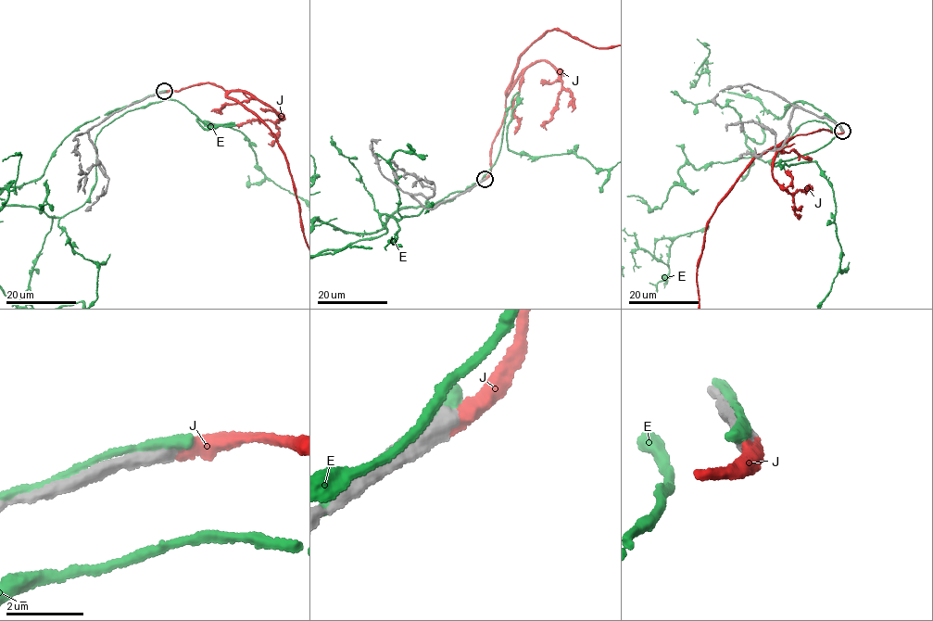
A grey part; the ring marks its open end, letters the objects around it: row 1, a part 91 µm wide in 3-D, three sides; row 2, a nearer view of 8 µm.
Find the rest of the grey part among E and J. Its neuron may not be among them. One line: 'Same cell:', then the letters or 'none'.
Same cell: J

